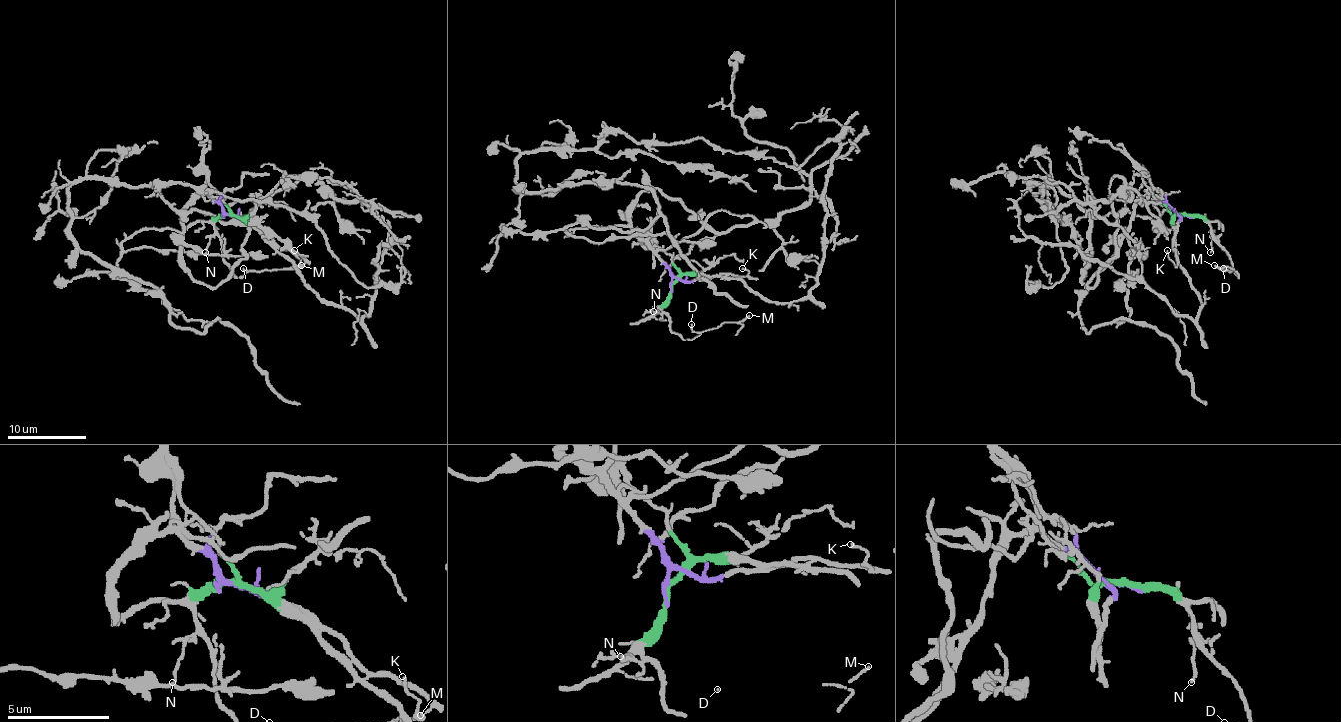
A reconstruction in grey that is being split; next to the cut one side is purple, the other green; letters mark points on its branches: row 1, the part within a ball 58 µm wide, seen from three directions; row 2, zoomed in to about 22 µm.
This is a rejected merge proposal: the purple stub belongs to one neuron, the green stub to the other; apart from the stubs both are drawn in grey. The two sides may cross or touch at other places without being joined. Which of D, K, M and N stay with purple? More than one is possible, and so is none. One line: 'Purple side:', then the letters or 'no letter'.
Purple side: K

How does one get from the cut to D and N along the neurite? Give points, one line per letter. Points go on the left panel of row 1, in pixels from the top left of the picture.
D: (225, 214), (215, 222), (221, 254), (236, 275), (244, 275), (250, 270), (242, 268)
N: (225, 214), (215, 226), (205, 252)

